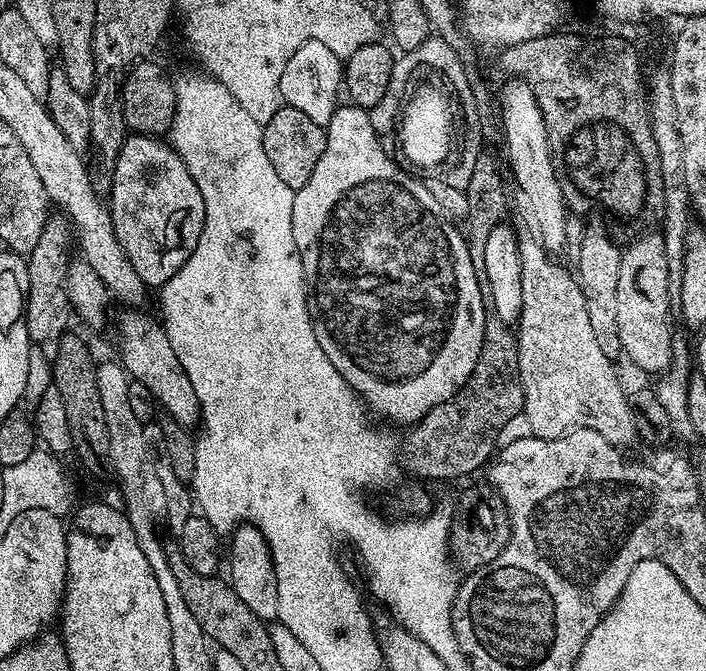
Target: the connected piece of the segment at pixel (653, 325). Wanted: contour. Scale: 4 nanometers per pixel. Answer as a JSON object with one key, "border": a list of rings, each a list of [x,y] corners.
{"border":[[[659,231],[640,236],[620,253],[622,267],[618,269],[618,338],[620,351],[629,356],[644,372],[659,374],[672,360],[672,320],[668,311],[674,304],[668,295],[666,246]]]}

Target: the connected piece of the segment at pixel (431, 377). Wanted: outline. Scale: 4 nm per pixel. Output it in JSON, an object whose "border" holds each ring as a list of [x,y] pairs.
{"border":[[[351,102],[345,105],[345,108],[344,105],[337,107],[326,126],[326,148],[322,150],[322,158],[318,158],[318,166],[314,166],[314,174],[310,174],[310,182],[306,182],[306,186],[297,188],[294,192],[292,233],[296,243],[296,253],[300,255],[302,262],[314,334],[318,338],[318,346],[326,350],[326,358],[334,362],[334,370],[338,370],[338,374],[346,378],[346,382],[356,391],[369,413],[377,412],[378,415],[385,416],[396,424],[412,426],[434,406],[450,399],[463,386],[466,378],[470,378],[470,370],[474,370],[474,362],[478,362],[478,354],[482,351],[486,296],[482,291],[481,277],[474,274],[465,233],[444,217],[438,202],[419,179],[407,176],[384,153],[384,148],[380,145],[381,137],[371,125],[369,113]]]}

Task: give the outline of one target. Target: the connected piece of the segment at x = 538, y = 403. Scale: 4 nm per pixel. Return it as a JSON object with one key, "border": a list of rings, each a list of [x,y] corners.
{"border":[[[524,230],[517,235],[518,254],[522,258],[522,314],[518,321],[518,366],[520,367],[520,381],[522,382],[522,390],[524,391],[524,406],[522,414],[526,418],[530,418],[530,430],[532,435],[539,440],[553,440],[559,436],[565,436],[567,432],[574,428],[589,428],[598,434],[602,434],[602,438],[606,438],[606,442],[615,444],[617,448],[627,449],[627,444],[637,443],[636,427],[634,426],[634,414],[632,413],[632,405],[629,397],[624,396],[624,388],[620,385],[620,380],[616,377],[616,368],[613,359],[602,350],[602,346],[598,346],[598,338],[594,338],[594,330],[590,327],[590,318],[586,315],[586,298],[580,289],[580,282],[576,279],[571,271],[568,272],[560,264],[555,264],[553,257],[542,246],[542,242],[538,242],[538,238],[533,236],[531,232]]]}

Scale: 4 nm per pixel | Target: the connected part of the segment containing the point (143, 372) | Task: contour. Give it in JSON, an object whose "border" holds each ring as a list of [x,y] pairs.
{"border":[[[124,310],[116,320],[116,336],[119,340],[118,355],[120,363],[131,379],[146,386],[157,405],[172,420],[184,427],[192,428],[200,420],[200,403],[194,392],[181,362],[170,343],[170,338],[164,332],[163,323],[159,319],[151,320],[144,310]]]}

